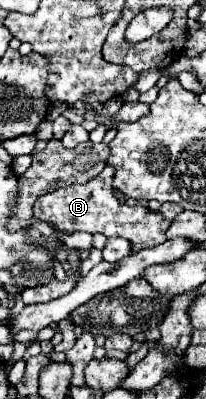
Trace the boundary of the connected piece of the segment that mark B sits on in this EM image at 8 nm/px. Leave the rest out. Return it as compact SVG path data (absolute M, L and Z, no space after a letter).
M110 164L92 180L86 184L72 184L68 188L60 188L54 192L48 192L40 196L34 204L34 216L38 220L54 224L62 232L100 232L104 236L122 236L130 240L132 252L144 250L144 248L154 248L162 242L166 242L166 230L170 228L170 220L166 220L160 212L152 212L150 208L142 206L124 206L118 202L114 196L112 185L114 170Z

